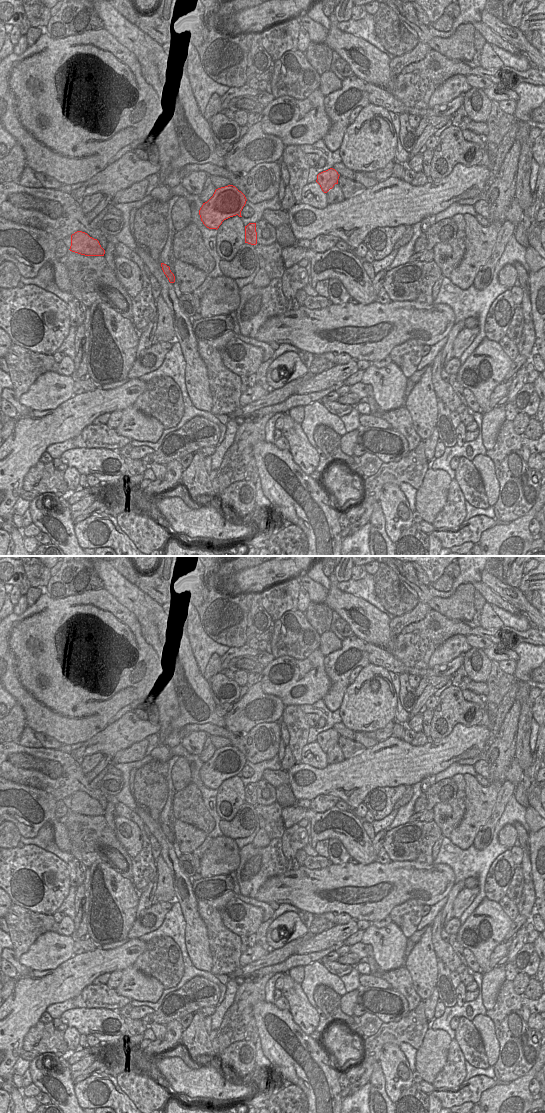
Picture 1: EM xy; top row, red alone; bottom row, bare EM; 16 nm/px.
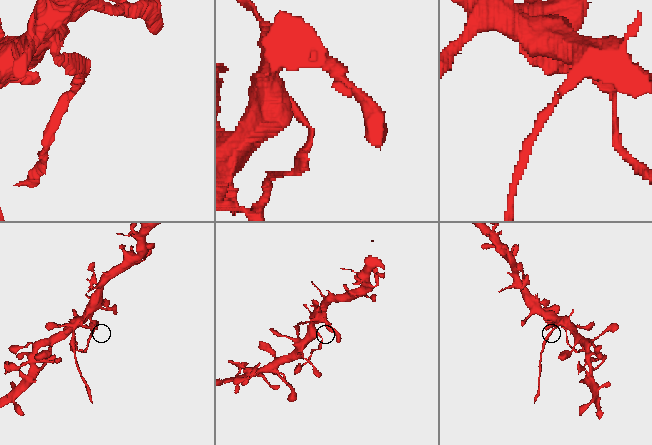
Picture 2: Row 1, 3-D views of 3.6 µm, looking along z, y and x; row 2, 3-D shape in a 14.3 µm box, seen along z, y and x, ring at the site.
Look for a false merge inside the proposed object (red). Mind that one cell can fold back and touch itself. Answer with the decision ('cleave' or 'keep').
cleave

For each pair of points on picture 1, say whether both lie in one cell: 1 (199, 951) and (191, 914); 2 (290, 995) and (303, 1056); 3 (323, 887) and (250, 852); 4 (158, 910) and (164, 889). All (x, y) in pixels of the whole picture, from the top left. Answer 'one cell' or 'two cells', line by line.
1: one cell
2: two cells
3: two cells
4: two cells

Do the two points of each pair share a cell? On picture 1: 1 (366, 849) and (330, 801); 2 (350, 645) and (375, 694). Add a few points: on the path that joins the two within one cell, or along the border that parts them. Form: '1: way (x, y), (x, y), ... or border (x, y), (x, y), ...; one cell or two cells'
1: border (334, 805), (323, 812), (311, 810); two cells
2: border (370, 663), (363, 667); two cells

